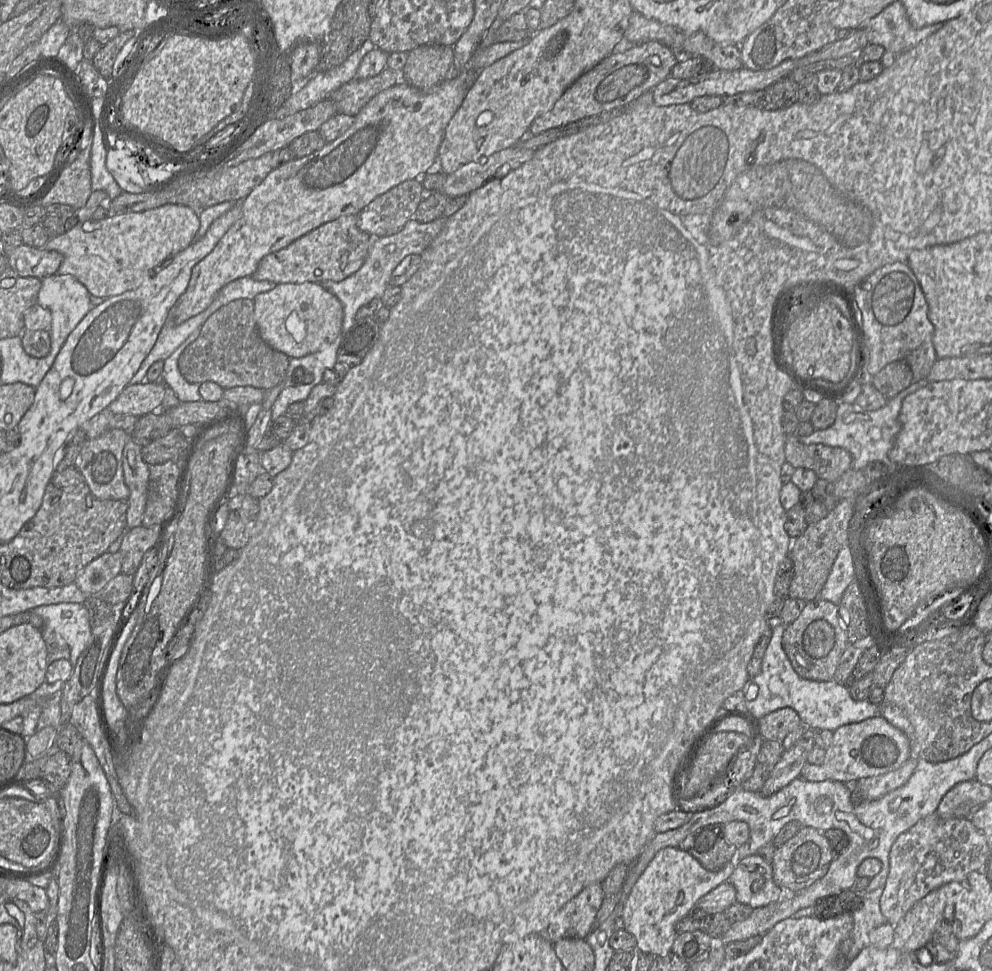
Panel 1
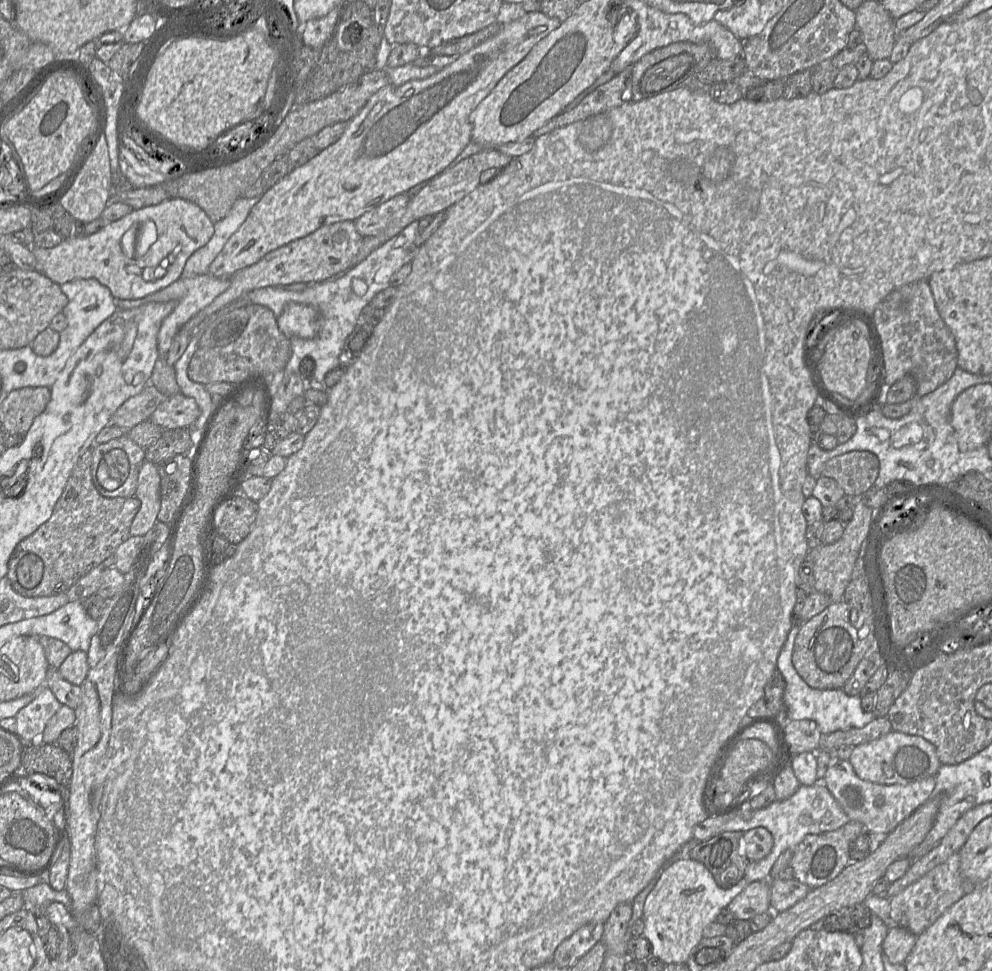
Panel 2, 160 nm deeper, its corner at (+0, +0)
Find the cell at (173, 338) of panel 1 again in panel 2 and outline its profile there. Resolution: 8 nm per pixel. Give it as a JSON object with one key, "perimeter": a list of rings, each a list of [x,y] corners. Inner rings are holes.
{"perimeter":[[[205,274],[192,278],[180,278],[166,288],[140,299],[114,299],[114,302],[118,310],[132,309],[153,302],[177,302],[173,311],[163,320],[158,332],[157,347],[159,357],[165,357],[172,344],[173,338],[181,327],[185,325],[192,317],[194,317],[198,311],[201,311],[203,308],[212,303],[215,298],[227,290],[229,286],[230,277],[214,277],[209,274]]]}

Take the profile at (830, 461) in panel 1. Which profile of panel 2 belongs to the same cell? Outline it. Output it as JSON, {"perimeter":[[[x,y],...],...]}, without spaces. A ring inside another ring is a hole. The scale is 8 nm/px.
{"perimeter":[[[853,450],[831,458],[822,476],[834,479],[845,494],[861,497],[875,487],[879,475],[878,459],[869,452]]]}

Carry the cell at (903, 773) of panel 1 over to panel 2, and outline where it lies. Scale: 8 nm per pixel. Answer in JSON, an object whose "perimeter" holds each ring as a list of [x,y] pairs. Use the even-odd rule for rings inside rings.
{"perimeter":[[[831,756],[823,783],[850,820],[864,825],[875,837],[886,837],[930,798],[935,778],[927,777],[909,784],[881,785],[862,780],[848,760]]]}

